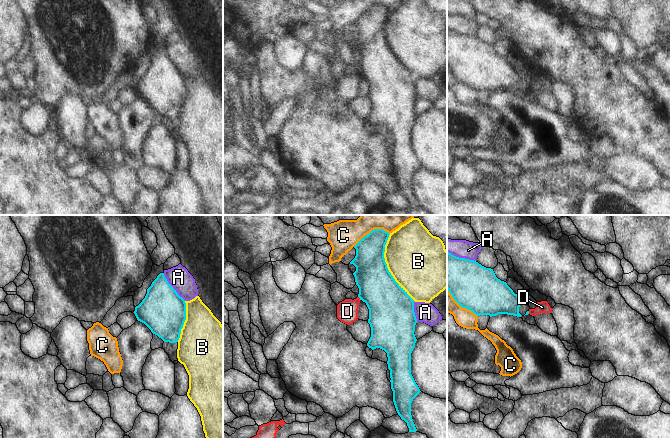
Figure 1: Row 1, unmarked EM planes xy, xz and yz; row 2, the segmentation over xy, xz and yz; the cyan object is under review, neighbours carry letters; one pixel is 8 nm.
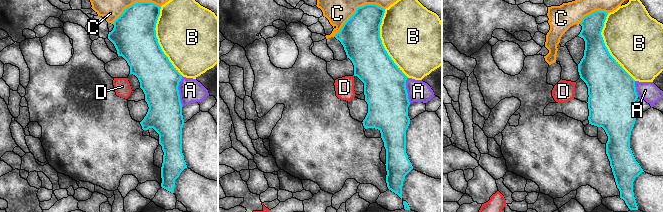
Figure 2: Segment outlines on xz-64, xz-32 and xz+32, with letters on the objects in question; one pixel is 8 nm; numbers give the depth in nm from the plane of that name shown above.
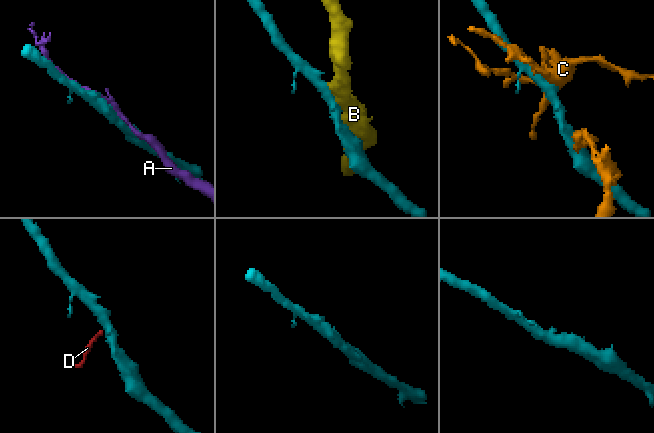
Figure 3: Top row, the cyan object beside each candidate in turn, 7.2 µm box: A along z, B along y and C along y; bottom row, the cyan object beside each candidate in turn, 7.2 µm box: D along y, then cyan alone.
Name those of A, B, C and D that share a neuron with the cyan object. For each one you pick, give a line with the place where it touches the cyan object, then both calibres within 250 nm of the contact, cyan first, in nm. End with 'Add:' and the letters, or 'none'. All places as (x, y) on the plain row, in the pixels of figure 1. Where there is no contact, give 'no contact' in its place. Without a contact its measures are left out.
Add: none

